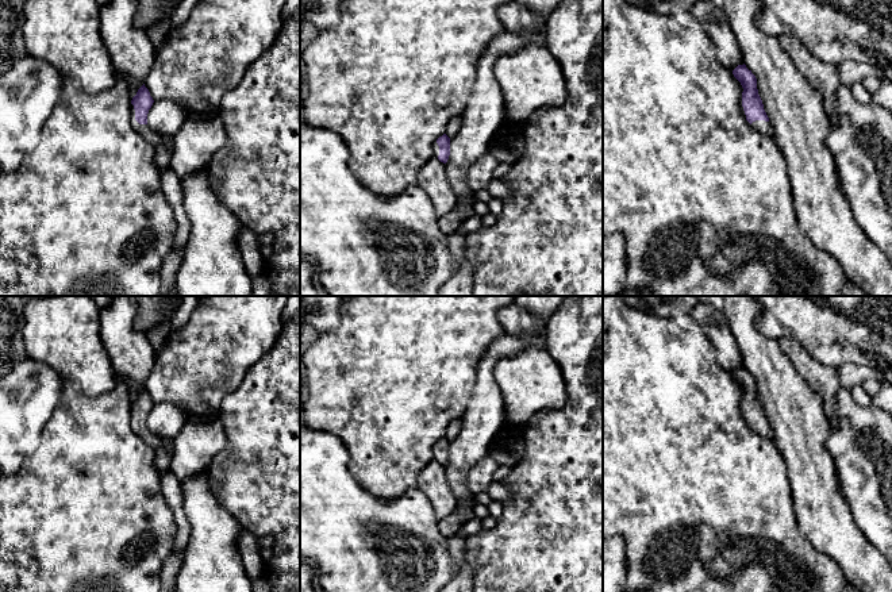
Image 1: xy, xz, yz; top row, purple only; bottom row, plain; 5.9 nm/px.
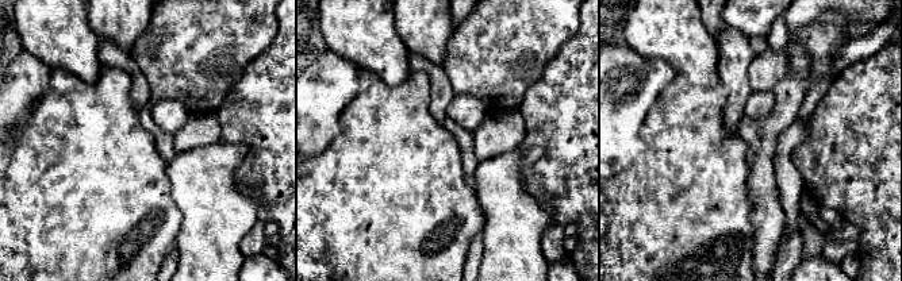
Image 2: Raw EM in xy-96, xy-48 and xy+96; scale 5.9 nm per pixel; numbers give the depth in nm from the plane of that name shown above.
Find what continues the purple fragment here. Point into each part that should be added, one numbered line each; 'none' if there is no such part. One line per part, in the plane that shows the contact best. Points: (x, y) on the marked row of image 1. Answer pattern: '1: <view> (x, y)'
1: xy (162, 145)

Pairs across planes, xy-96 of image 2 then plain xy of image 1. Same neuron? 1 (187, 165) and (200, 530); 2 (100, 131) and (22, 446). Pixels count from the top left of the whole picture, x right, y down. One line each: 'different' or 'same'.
1: same
2: different

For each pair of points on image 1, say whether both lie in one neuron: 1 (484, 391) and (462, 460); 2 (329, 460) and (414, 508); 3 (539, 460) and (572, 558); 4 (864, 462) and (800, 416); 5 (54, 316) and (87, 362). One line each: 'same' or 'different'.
1: same
2: same
3: same
4: different
5: same

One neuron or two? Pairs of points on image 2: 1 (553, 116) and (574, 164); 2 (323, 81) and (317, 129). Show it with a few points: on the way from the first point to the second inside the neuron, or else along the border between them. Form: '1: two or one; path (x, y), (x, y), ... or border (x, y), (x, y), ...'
1: one; path (565, 129), (574, 137), (574, 151)
2: one; path (321, 93), (317, 97), (317, 116)

